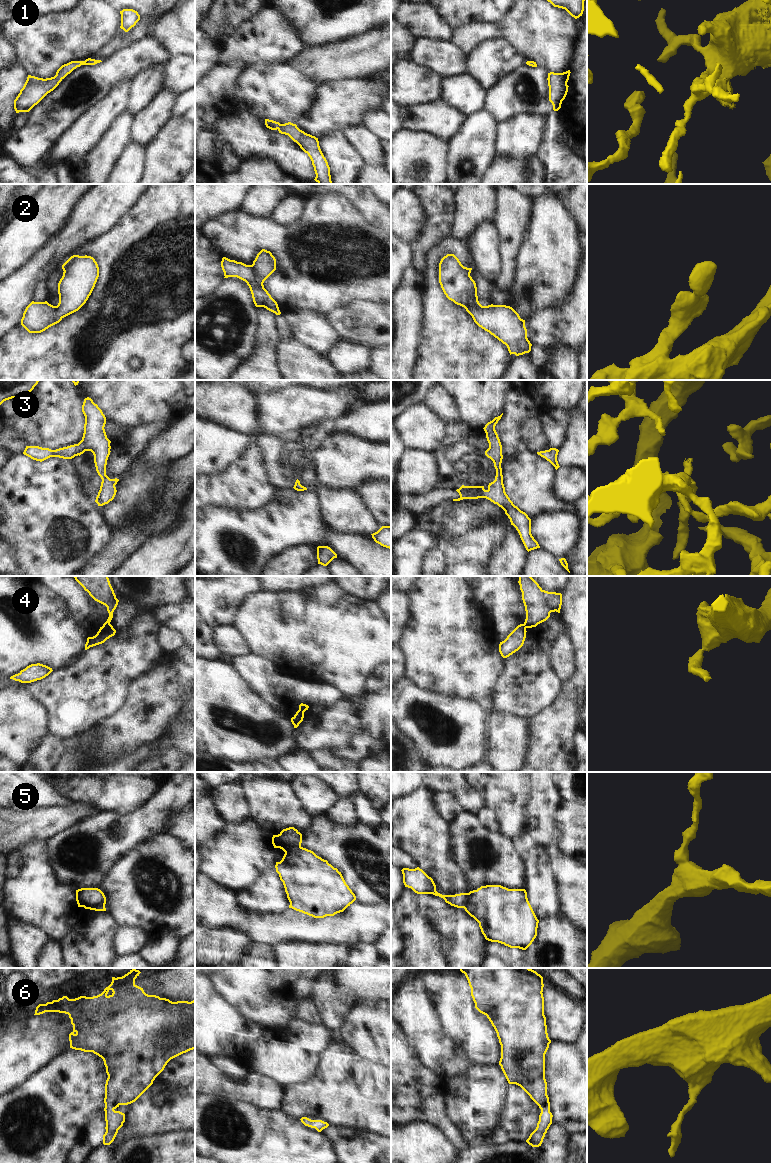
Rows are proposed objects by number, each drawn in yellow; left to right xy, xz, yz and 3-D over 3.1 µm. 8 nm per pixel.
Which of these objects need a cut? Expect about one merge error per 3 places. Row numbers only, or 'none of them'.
4, 5

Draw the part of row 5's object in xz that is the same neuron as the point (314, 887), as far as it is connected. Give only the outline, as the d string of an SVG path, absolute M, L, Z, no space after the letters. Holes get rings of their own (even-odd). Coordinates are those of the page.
M301 846L286 852L282 860L276 862L275 868L283 882L290 902L289 908L296 911L314 918L324 918L343 912L356 900L355 894L337 868L317 856L313 851Z

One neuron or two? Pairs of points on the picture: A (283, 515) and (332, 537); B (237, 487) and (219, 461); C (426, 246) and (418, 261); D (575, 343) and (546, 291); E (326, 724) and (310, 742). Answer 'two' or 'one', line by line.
A: one
B: two
C: one
D: two
E: one

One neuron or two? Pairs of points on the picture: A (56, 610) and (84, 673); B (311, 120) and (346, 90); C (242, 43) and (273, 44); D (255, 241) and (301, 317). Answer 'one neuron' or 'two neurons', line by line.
A: two neurons
B: one neuron
C: one neuron
D: two neurons

